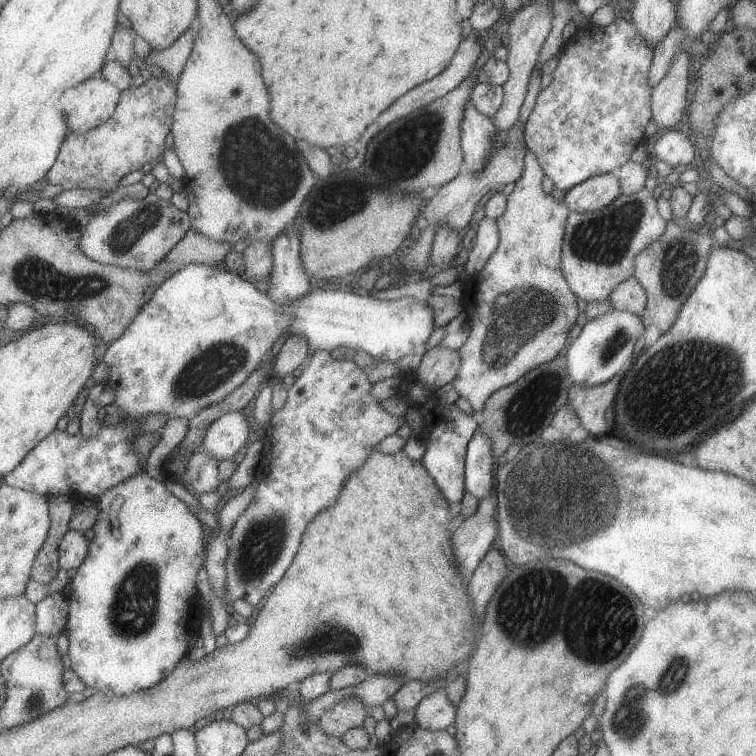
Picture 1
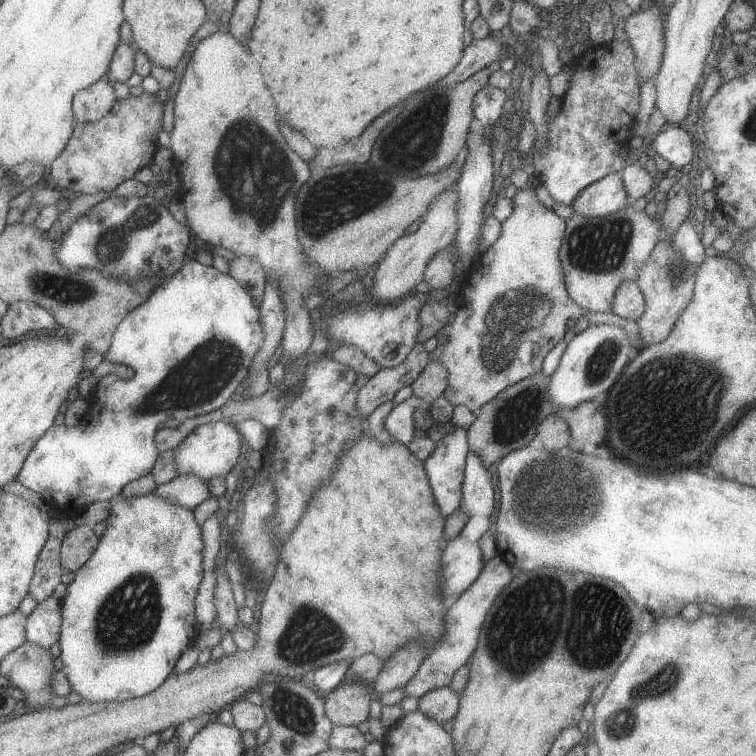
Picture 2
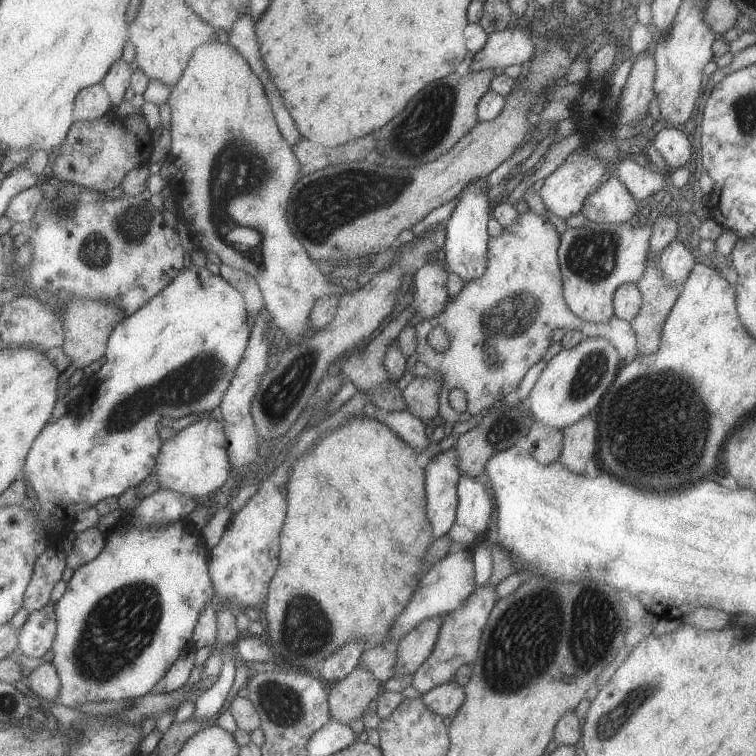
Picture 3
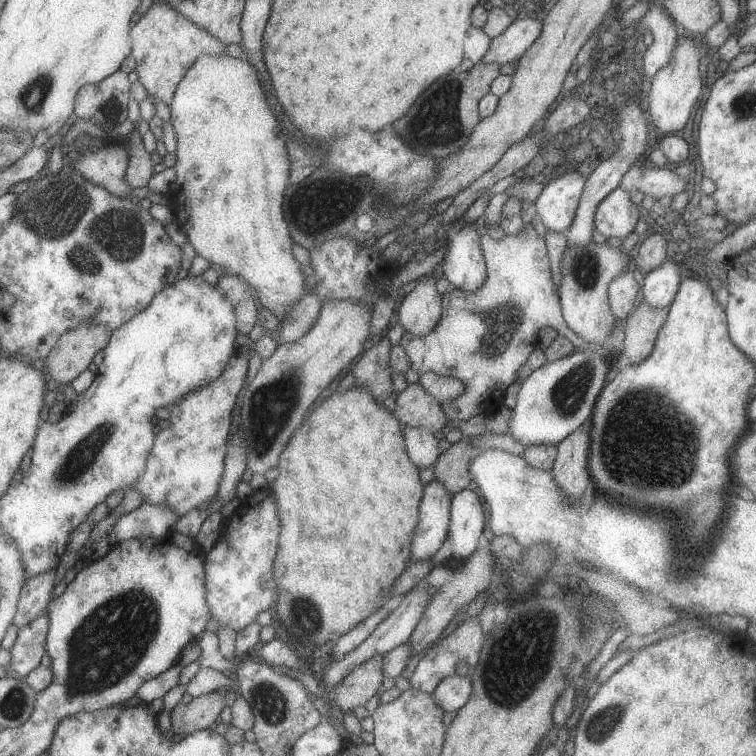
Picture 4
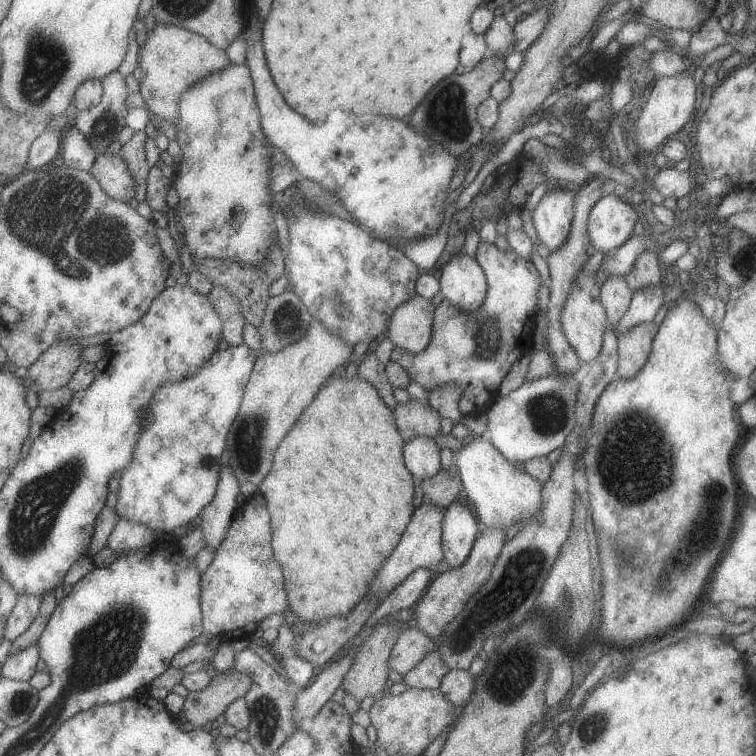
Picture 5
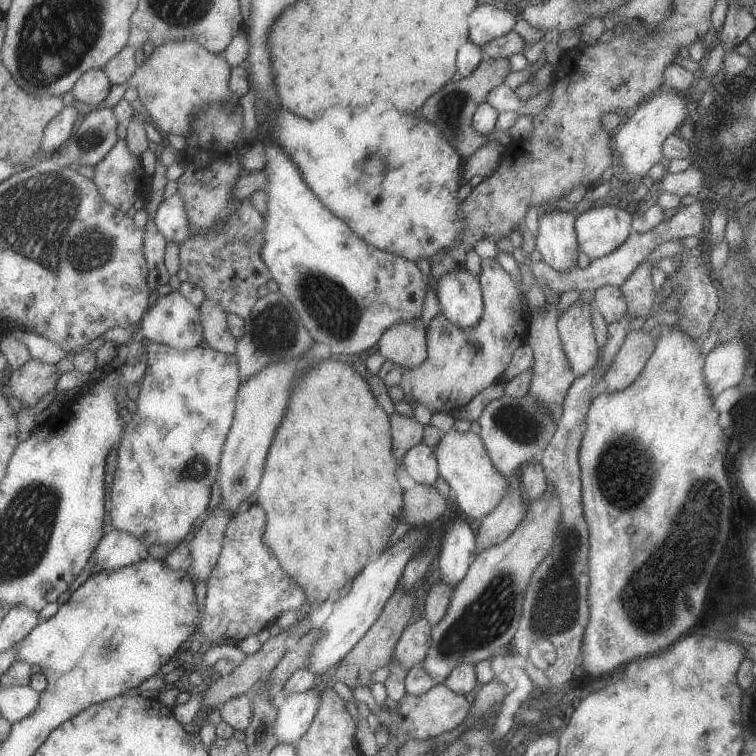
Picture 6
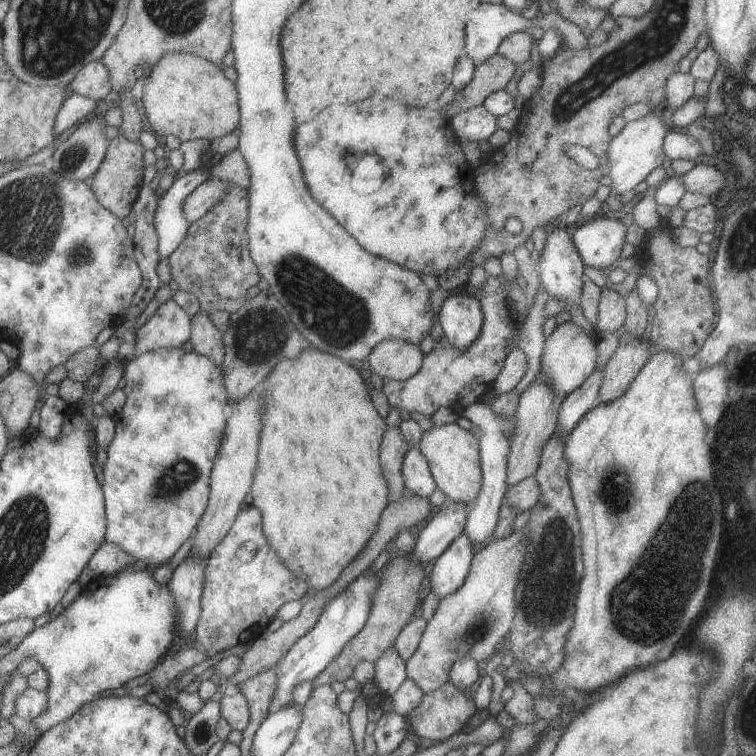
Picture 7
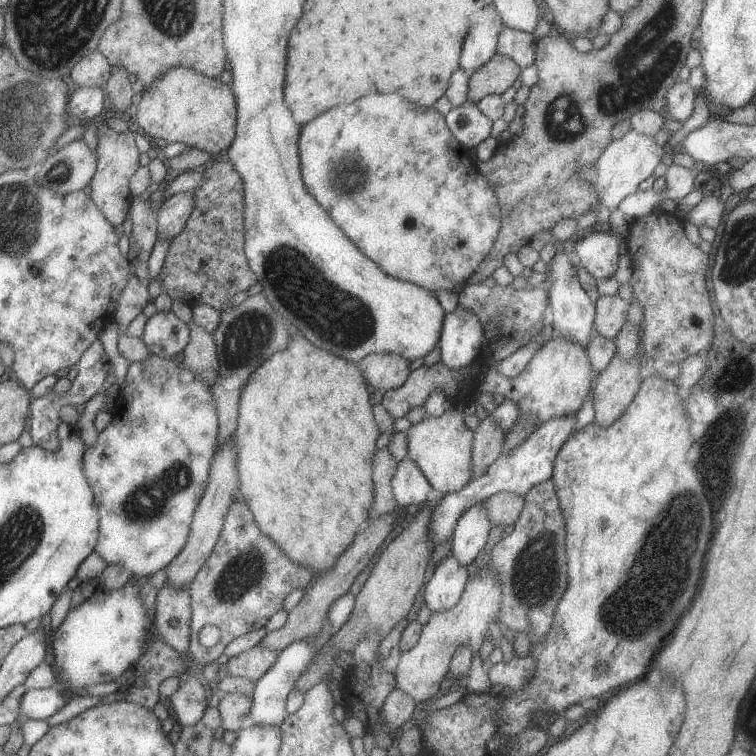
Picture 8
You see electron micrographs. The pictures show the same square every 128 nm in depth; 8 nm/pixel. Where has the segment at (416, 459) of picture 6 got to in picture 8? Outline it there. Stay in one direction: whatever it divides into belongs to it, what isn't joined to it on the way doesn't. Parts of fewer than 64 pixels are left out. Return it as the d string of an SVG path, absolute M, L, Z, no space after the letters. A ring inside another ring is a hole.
M406 455L399 462L396 474L392 478L392 492L394 492L394 498L398 505L405 508L409 504L426 502L431 489L432 485L422 474L421 468L418 468L414 464L414 460L410 460Z

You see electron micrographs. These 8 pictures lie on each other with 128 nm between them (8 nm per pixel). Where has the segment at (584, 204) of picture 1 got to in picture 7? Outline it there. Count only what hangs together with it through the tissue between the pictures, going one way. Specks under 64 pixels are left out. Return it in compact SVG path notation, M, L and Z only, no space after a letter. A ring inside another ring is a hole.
M600 215L592 216L587 223L581 222L572 228L572 238L582 260L584 260L584 264L597 268L602 273L606 268L610 268L616 260L619 260L626 243L626 233L627 226L622 220L607 216L600 217Z

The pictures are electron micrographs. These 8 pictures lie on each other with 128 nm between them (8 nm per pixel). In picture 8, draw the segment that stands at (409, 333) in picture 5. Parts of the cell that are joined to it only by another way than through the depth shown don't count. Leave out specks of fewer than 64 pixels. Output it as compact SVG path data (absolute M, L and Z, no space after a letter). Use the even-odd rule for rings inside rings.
M378 352L368 354L357 365L362 374L374 388L383 390L394 390L400 388L406 378L410 376L412 362L394 354L394 352Z

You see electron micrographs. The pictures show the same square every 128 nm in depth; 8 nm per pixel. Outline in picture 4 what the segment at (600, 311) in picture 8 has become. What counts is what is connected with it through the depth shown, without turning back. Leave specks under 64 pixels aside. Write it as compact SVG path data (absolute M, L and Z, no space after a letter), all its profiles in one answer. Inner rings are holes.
M624 272L608 286L608 298L614 316L624 322L640 301L641 278L636 272Z

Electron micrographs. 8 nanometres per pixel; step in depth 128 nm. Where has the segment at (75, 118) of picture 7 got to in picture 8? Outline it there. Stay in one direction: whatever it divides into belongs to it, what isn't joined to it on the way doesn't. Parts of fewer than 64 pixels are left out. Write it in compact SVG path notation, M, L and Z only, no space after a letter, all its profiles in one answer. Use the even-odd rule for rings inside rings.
M78 87L69 96L66 114L68 114L68 117L75 116L80 120L88 121L88 123L92 120L96 121L104 108L106 96L107 94L103 87Z

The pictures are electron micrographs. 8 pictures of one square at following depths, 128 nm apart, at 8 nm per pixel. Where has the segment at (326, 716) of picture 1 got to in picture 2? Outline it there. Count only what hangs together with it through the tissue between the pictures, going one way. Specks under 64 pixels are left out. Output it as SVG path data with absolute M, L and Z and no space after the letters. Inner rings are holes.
M365 682L342 683L325 694L326 716L333 726L360 726L368 720L373 686Z

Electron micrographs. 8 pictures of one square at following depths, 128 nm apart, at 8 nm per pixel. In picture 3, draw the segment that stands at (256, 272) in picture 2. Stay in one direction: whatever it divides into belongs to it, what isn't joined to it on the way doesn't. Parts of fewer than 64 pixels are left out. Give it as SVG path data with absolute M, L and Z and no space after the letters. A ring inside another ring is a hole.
M224 263L219 265L219 270L222 278L228 280L244 296L248 316L256 317L264 306L264 298L262 296L262 290L260 290L260 286L258 286L258 282L254 276L252 274L246 274L244 270L230 268L228 264Z

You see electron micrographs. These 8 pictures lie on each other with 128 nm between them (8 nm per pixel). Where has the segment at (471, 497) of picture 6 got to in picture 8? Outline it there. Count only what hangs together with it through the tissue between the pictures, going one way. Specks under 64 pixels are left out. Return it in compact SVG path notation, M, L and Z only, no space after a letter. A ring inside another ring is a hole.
M458 402L446 408L444 414L436 418L426 415L424 420L412 425L408 435L408 454L410 460L421 468L432 488L444 494L458 492L472 482L472 443L474 431L464 422L463 403Z

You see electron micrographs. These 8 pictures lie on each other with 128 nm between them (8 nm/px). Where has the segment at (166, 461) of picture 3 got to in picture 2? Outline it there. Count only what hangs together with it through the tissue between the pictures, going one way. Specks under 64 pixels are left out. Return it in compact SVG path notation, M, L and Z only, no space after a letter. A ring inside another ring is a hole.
M227 420L204 423L197 426L178 446L173 459L178 475L194 474L200 480L209 482L216 476L226 476L234 468L241 456L247 452L243 436L238 428Z

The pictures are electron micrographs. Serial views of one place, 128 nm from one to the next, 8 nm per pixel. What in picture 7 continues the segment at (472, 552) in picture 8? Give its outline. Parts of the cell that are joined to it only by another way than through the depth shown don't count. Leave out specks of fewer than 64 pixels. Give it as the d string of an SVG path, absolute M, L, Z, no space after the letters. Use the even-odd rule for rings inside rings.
M482 400L465 405L462 414L464 418L470 419L474 425L480 428L479 450L482 468L482 490L476 498L476 502L468 509L467 519L464 527L464 534L470 538L472 546L476 549L484 546L493 539L494 530L499 518L502 502L505 500L507 491L508 454L512 446L512 438L516 432L516 414L512 416L500 416L492 405L484 403Z

